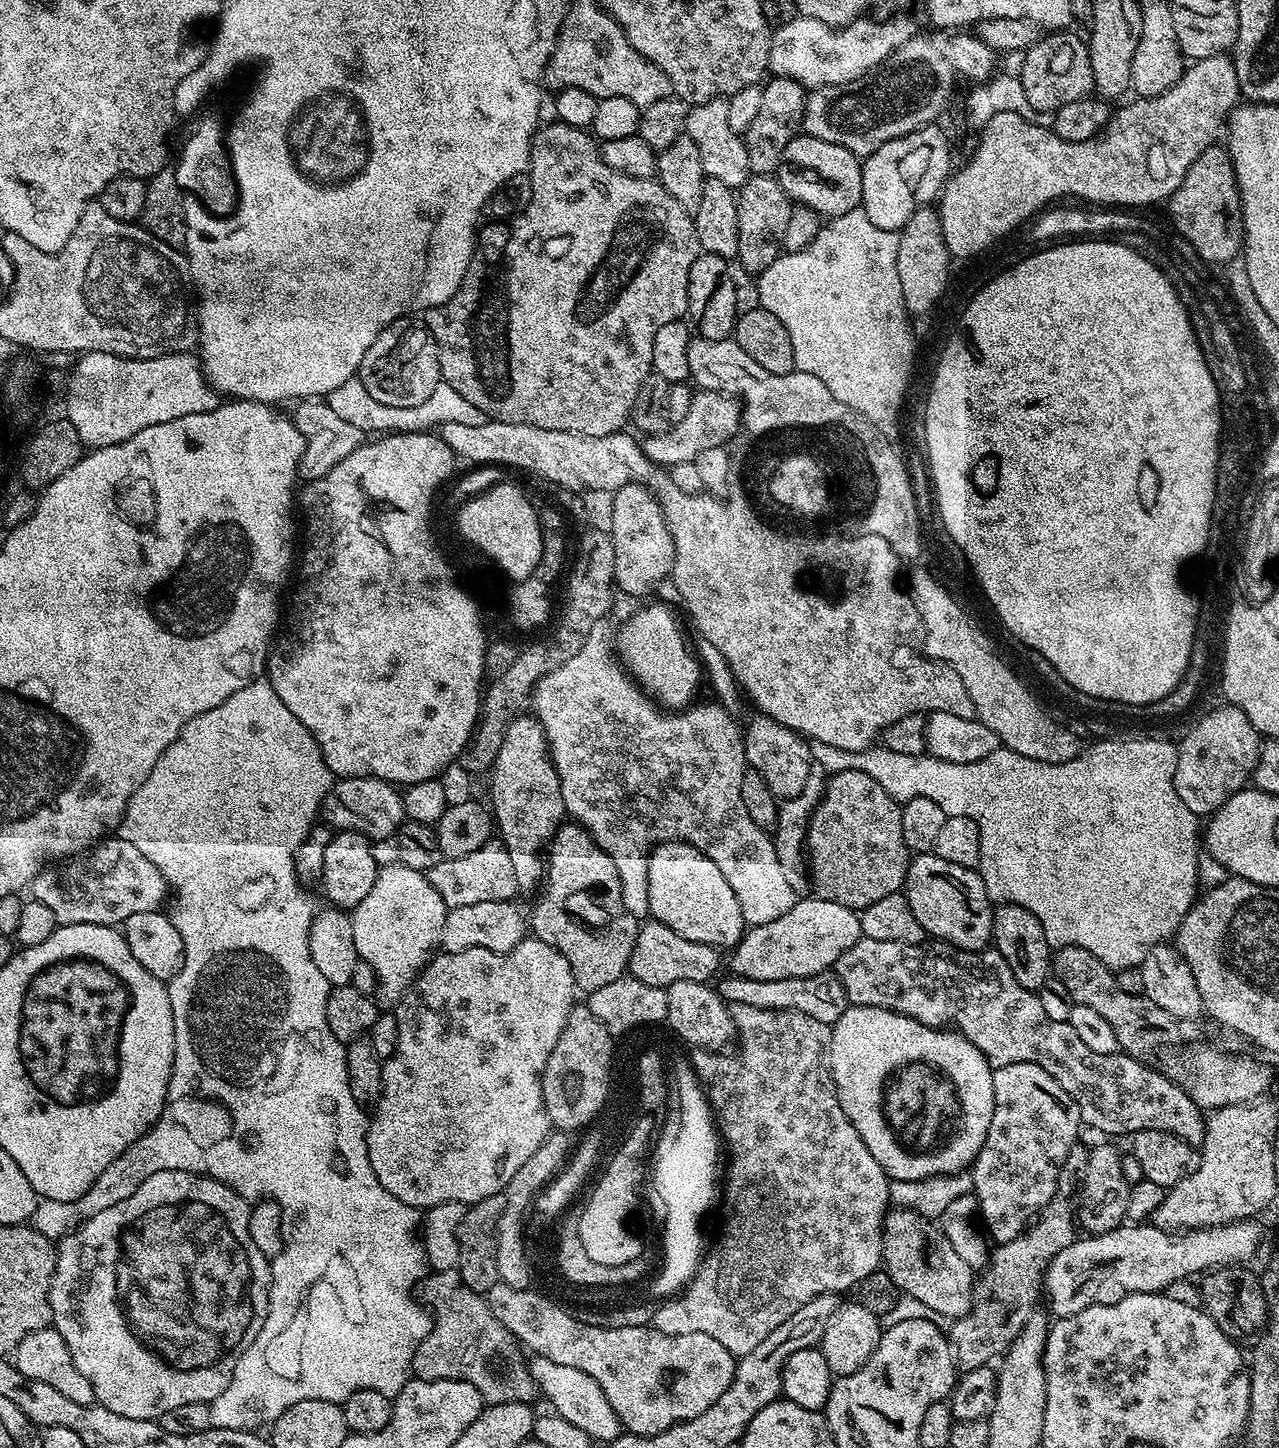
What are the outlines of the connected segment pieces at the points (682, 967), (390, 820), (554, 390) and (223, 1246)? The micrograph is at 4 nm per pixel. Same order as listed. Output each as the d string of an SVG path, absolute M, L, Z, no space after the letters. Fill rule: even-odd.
M649 919L648 924L641 923L636 930L636 941L632 951L630 975L638 982L646 982L646 986L658 986L667 989L674 982L698 982L708 984L711 976L720 968L721 953L702 942L690 942L690 938L682 938L682 934L674 934L670 926L659 924Z
M346 776L337 779L325 791L319 815L333 830L357 832L373 842L395 837L396 829L404 823L404 797L397 785L376 776Z
M559 122L551 123L546 125L545 128L544 125L537 127L536 135L532 137L530 175L532 177L532 185L534 186L534 198L530 198L530 207L520 215L520 224L516 224L516 236L506 236L504 240L508 245L508 264L512 264L512 280L508 280L508 312L500 312L500 316L496 316L496 320L476 320L476 316L472 316L472 312L476 312L476 304L472 304L472 284L462 282L462 286L458 286L456 293L445 304L429 308L427 312L423 313L422 319L428 325L430 334L436 343L441 381L449 383L454 390L458 390L459 394L462 394L471 405L478 406L479 410L482 410L489 421L497 420L498 422L504 423L525 423L526 426L536 426L542 430L562 430L563 432L578 434L579 436L605 436L606 434L614 434L615 432L621 431L629 423L634 397L637 396L638 389L642 387L642 382L646 382L648 373L652 371L654 334L658 334L658 330L660 327L666 326L666 322L684 320L688 316L690 268L694 266L694 258L701 253L700 243L698 242L698 234L696 233L695 219L690 214L686 214L686 210L682 210L682 206L678 206L678 202L674 202L674 198L670 198L670 194L659 182L655 179L643 180L642 178L630 178L618 170L610 170L610 166L606 166L606 162L600 153L601 145L594 139L591 131L575 128L569 124L561 124Z
M171 1168L161 1172L149 1171L146 1182L142 1182L142 1186L134 1190L126 1202L118 1202L118 1206L110 1206L110 1210L102 1210L102 1214L94 1214L94 1218L59 1241L48 1291L52 1324L65 1340L74 1366L78 1366L86 1382L90 1382L96 1395L95 1403L106 1406L106 1410L114 1410L114 1414L122 1414L122 1418L159 1421L166 1410L186 1406L186 1402L208 1404L226 1390L226 1382L230 1382L238 1358L242 1358L250 1342L258 1338L258 1330L262 1330L262 1322L266 1322L268 1289L272 1287L270 1260L262 1254L262 1250L258 1250L258 1246L254 1246L254 1238L250 1238L250 1204L244 1200L247 1199L241 1193L230 1190L227 1184L214 1182L211 1176L198 1176L192 1170Z

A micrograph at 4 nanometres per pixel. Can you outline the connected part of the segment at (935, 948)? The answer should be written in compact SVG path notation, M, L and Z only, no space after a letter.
M861 936L842 958L834 965L836 977L846 990L846 998L852 1006L874 1006L891 1008L904 1016L914 1018L926 1026L951 1026L961 1032L978 1050L982 1050L993 1069L1011 1064L1037 1064L1056 1077L1058 1086L1074 1098L1080 1111L1080 1119L1096 1132L1105 1132L1105 1137L1124 1136L1131 1138L1142 1130L1166 1130L1188 1144L1196 1146L1202 1140L1202 1112L1196 1107L1180 1085L1174 1083L1163 1071L1143 1068L1135 1056L1123 1054L1094 1054L1078 1038L1074 1026L1067 1021L1054 1021L1046 1014L1037 993L1026 990L1018 978L1010 972L1006 958L989 946L978 952L971 952L943 940L929 939L922 944L906 942L882 942L882 938Z

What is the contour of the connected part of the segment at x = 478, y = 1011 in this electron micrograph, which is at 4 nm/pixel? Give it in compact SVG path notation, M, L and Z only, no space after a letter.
M535 938L518 942L518 946L514 946L514 950L509 952L475 948L457 952L441 951L431 957L394 1008L398 1024L398 1044L393 1056L383 1061L382 1098L371 1113L366 1129L370 1166L374 1166L378 1182L382 1182L382 1186L390 1190L390 1194L394 1194L398 1202L406 1202L406 1206L417 1210L427 1210L442 1202L462 1202L467 1206L482 1202L482 1198L490 1198L490 1194L498 1194L507 1188L514 1173L548 1137L550 1125L542 1098L542 1074L546 1070L550 1050L554 1050L554 1045L558 1043L558 1034L562 1034L562 1026L566 1026L566 1018L577 1000L578 989L570 970L570 962L566 962L566 958L562 958L562 954L554 950L554 946L546 946L546 942Z

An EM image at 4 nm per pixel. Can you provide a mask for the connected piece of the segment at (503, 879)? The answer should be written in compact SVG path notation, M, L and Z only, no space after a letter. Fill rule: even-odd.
M499 838L487 840L485 844L478 846L478 850L462 854L462 858L445 856L438 862L438 866L430 869L426 875L447 909L471 906L474 902L512 900L518 892L510 854L506 850L504 841Z

